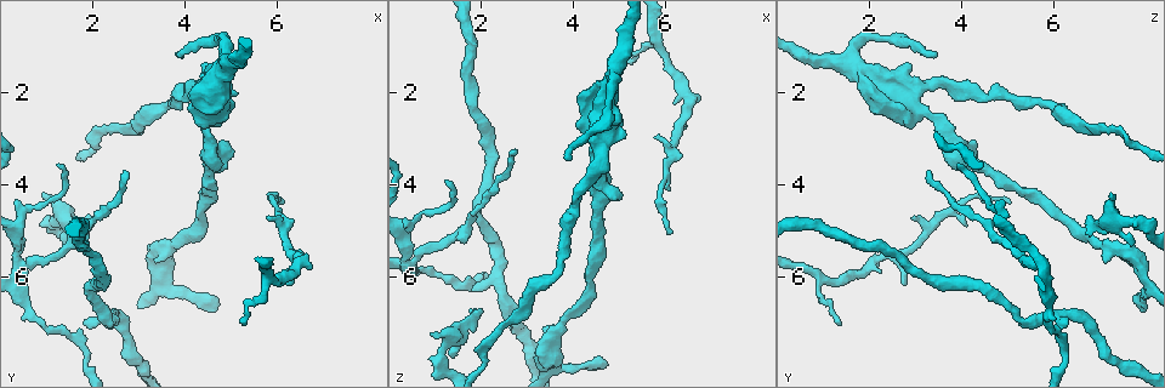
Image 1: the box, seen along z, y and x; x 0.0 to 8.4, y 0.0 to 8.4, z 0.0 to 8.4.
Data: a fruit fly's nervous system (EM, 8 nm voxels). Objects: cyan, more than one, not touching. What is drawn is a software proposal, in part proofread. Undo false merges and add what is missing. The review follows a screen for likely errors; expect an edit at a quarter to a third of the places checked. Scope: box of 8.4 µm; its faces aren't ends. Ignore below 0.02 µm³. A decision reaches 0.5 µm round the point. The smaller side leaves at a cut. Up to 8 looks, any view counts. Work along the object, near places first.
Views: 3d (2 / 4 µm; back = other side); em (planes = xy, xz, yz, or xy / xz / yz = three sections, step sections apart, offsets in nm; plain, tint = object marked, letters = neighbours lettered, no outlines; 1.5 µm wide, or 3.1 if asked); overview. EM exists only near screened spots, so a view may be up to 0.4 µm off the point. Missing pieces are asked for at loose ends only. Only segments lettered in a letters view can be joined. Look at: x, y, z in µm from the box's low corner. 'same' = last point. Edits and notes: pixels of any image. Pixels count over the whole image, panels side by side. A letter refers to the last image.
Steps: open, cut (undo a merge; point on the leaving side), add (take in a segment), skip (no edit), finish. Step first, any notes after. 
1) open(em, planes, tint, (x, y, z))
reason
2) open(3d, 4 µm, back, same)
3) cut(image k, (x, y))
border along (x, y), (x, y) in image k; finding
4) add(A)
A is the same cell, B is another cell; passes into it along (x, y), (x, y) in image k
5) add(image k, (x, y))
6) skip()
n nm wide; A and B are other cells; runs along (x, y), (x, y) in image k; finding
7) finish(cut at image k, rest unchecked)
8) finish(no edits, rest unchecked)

open(3d, 2 µm, back, (1.50, 5.30, 7.75))
free end

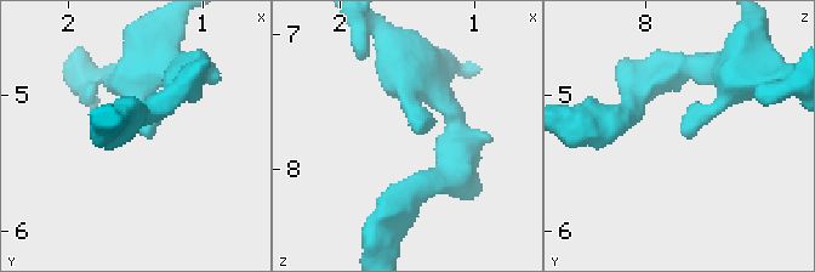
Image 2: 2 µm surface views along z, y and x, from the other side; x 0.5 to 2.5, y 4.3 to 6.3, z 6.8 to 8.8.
open(em, planes, letters, (1.44, 5.28, 7.70))

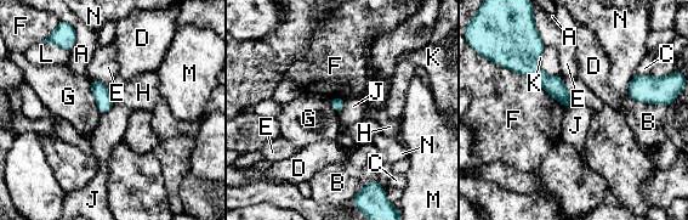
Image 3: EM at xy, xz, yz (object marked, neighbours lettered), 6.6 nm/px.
skip()
A, B, C, D, E, F, G, H, J, K, L, M and N are other cells; runs along (540, 45), (534, 69), (567, 103) in image 3; none of them fits

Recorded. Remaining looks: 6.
open(em, xz, step 8, letters, (5.25, 7.05, 1.45))
branch stops here

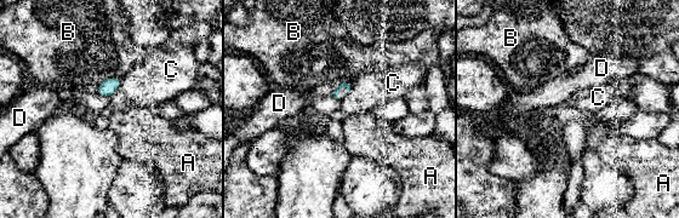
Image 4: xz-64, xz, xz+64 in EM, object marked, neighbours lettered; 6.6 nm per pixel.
skip()
A, B, C and D are other cells; border along (121, 78), (119, 87), (109, 97) in image 4; no lettered segment goes on from it

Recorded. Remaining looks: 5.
open(em, planes, letters, (2.75, 3.75, 3.20))
long arm stops here

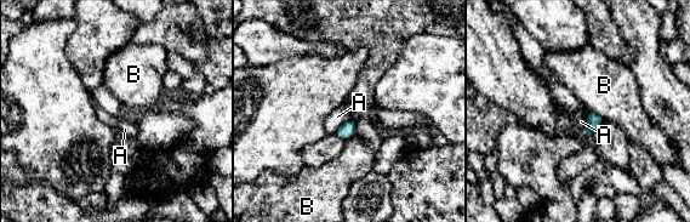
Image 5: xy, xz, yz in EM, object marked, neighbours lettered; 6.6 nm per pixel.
skip()
A and B are other cells; border along (354, 118), (344, 121), (334, 132) in image 5; no lettered segment goes on from it

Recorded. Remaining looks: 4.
finish(no edits, rest unchecked)

